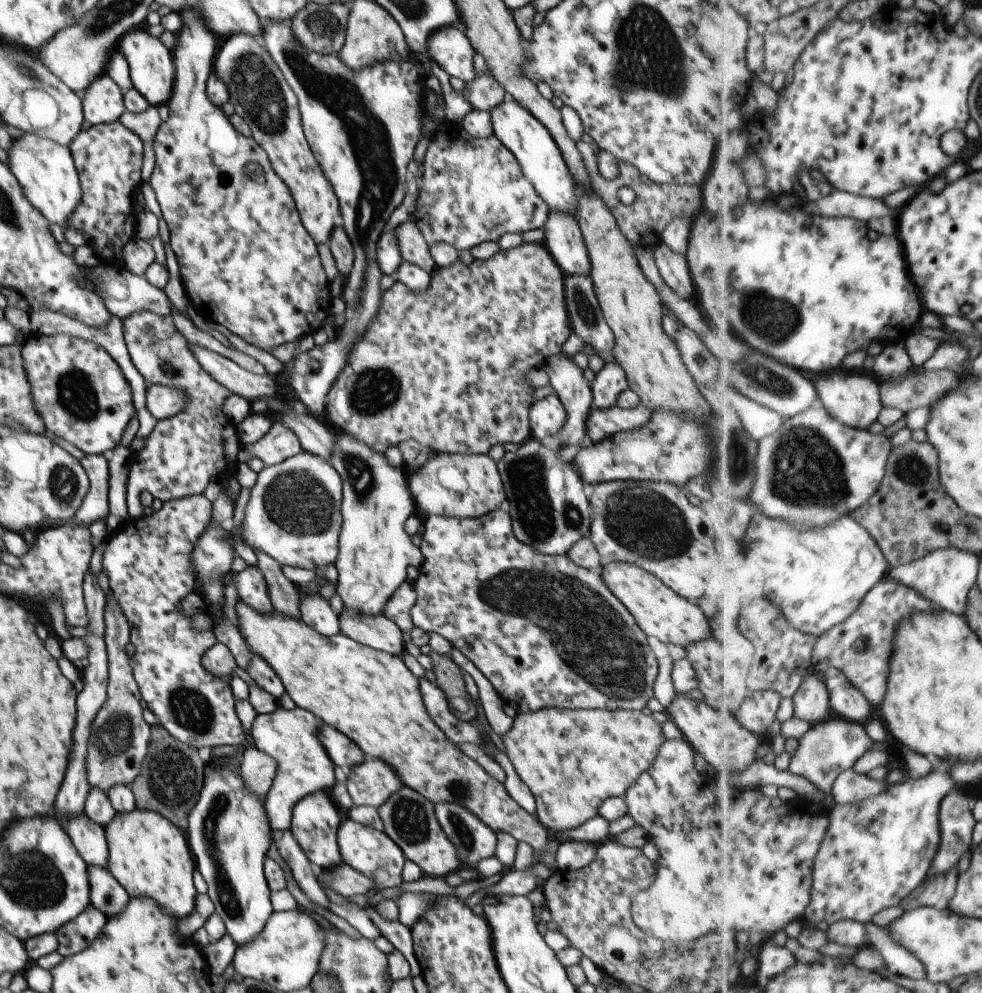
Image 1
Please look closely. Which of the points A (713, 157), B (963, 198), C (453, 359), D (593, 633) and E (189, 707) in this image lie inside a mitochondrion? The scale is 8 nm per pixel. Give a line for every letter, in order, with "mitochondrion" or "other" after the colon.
A: other
B: other
C: other
D: mitochondrion
E: mitochondrion

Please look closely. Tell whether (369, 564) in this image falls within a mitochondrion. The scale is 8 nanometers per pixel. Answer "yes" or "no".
no

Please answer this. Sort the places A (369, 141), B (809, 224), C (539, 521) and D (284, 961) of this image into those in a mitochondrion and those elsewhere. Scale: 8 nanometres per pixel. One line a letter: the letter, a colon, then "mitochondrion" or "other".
A: mitochondrion
B: other
C: mitochondrion
D: other

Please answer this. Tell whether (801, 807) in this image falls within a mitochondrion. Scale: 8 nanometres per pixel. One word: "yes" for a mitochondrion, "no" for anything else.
no

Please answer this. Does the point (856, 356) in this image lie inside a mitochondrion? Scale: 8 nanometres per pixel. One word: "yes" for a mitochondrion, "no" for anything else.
no

